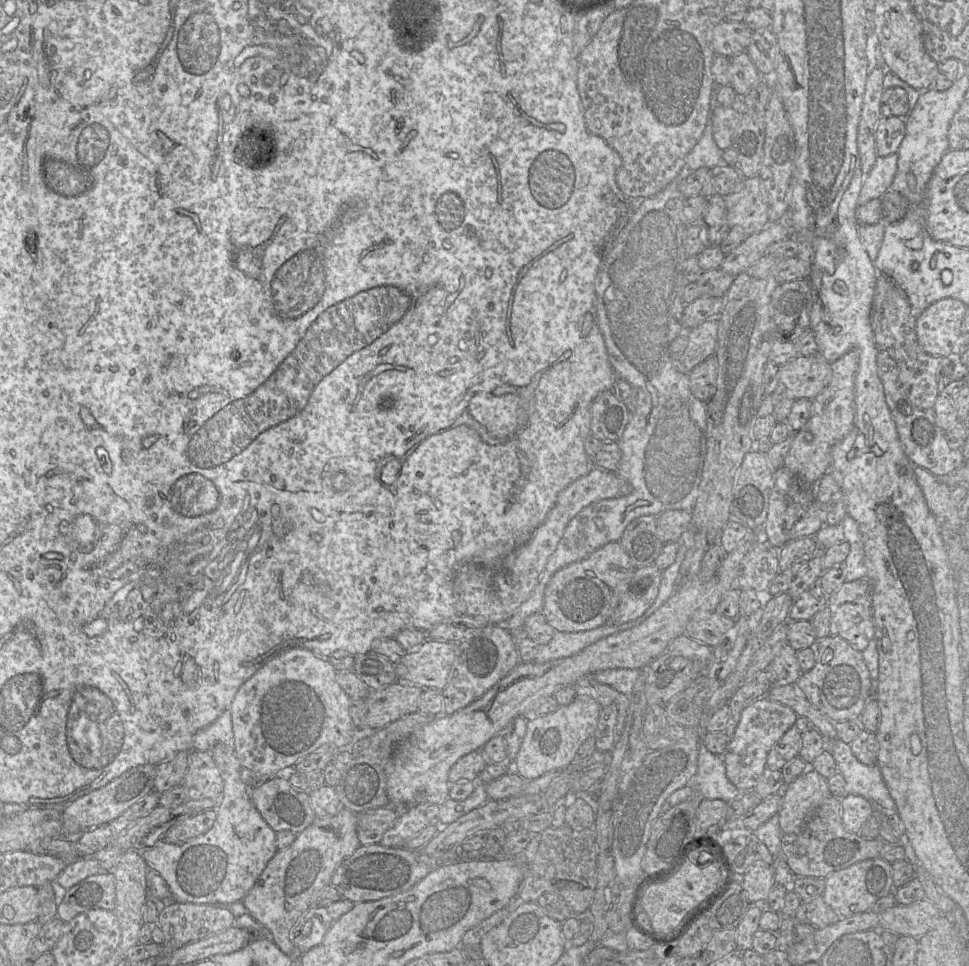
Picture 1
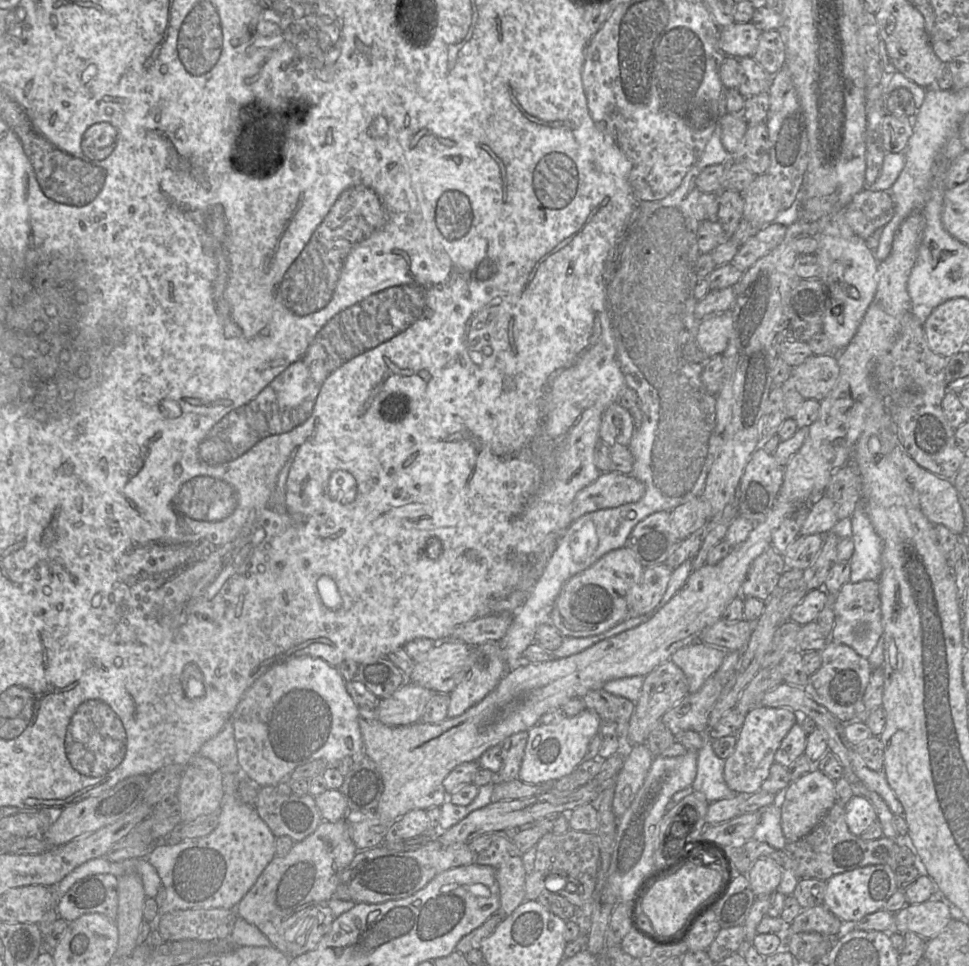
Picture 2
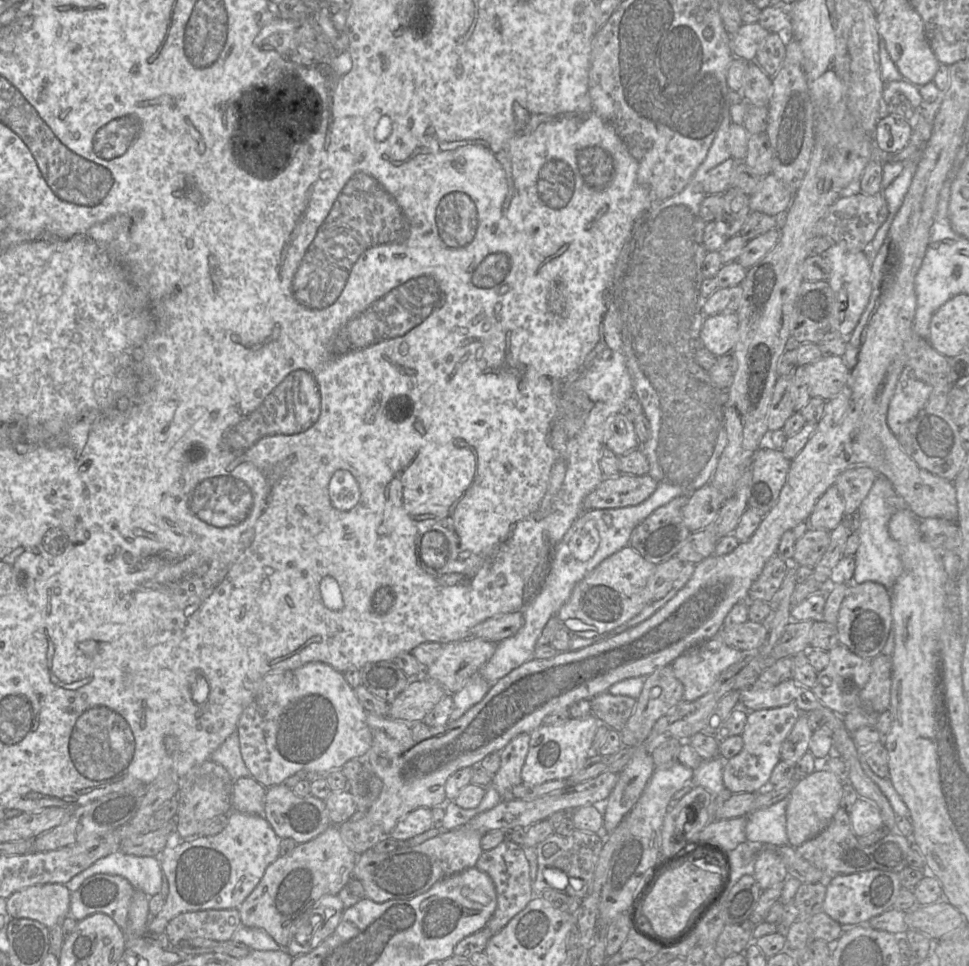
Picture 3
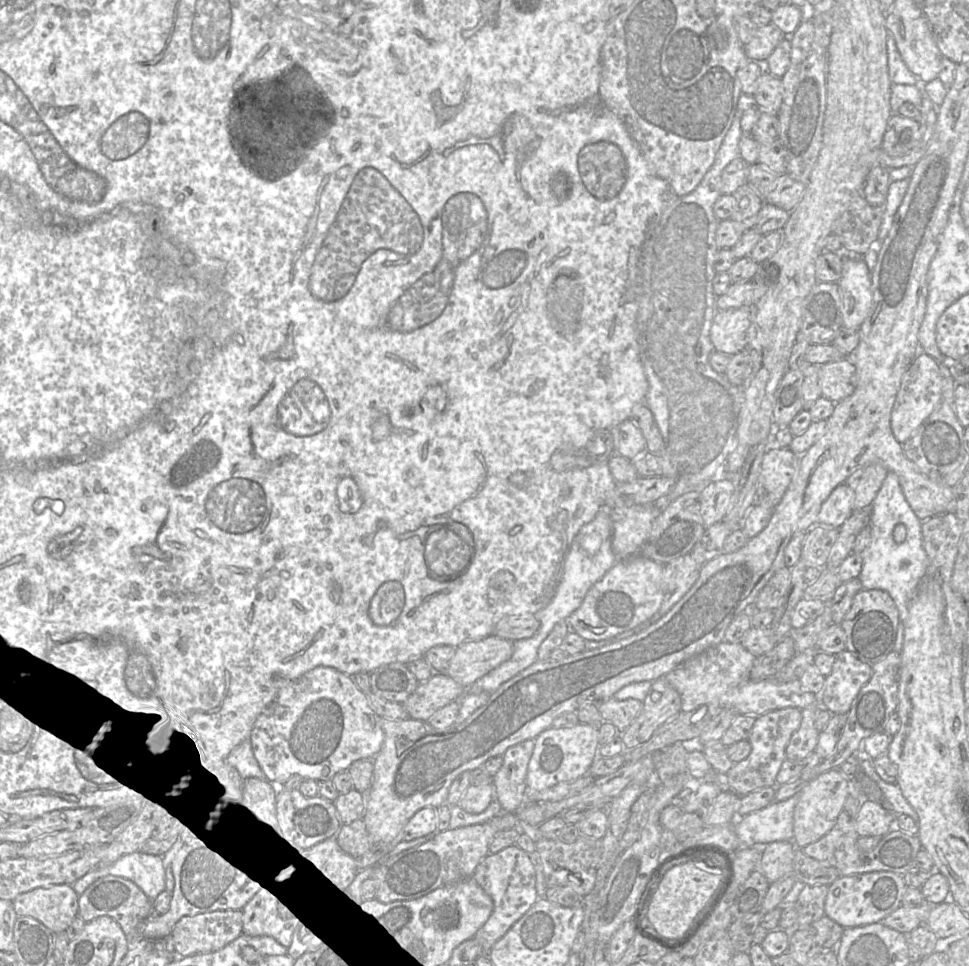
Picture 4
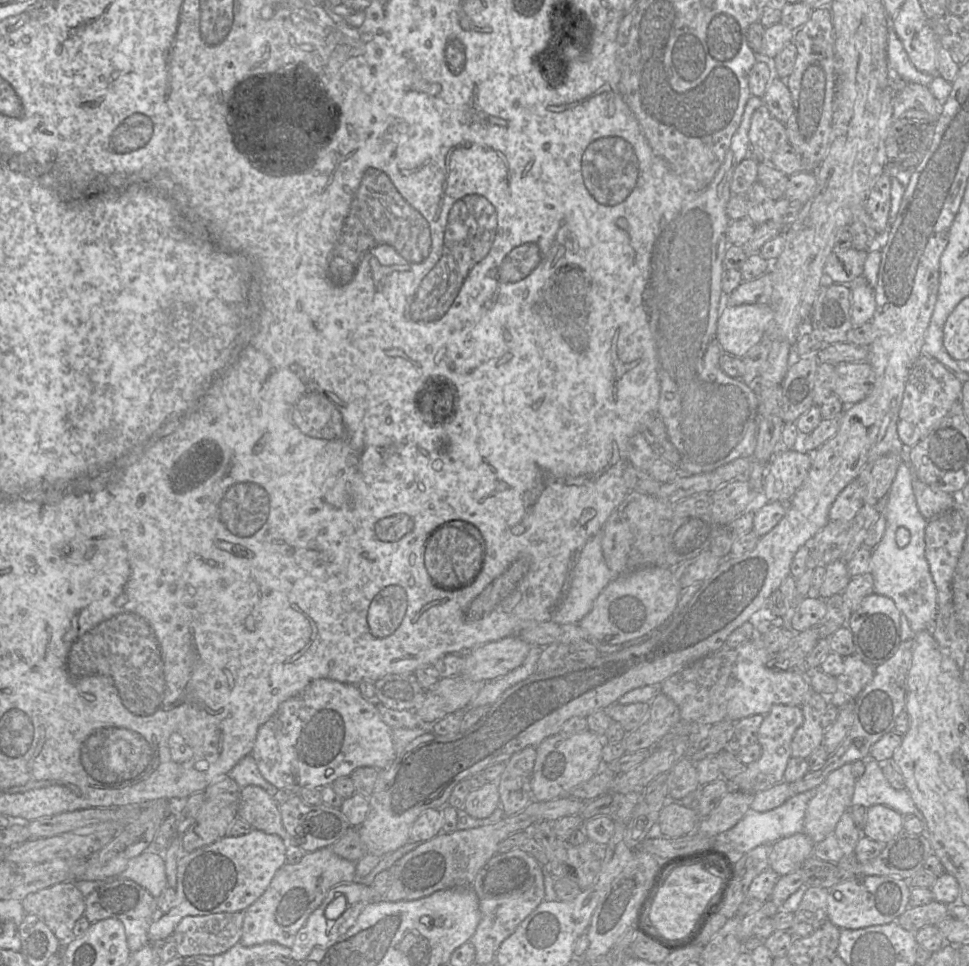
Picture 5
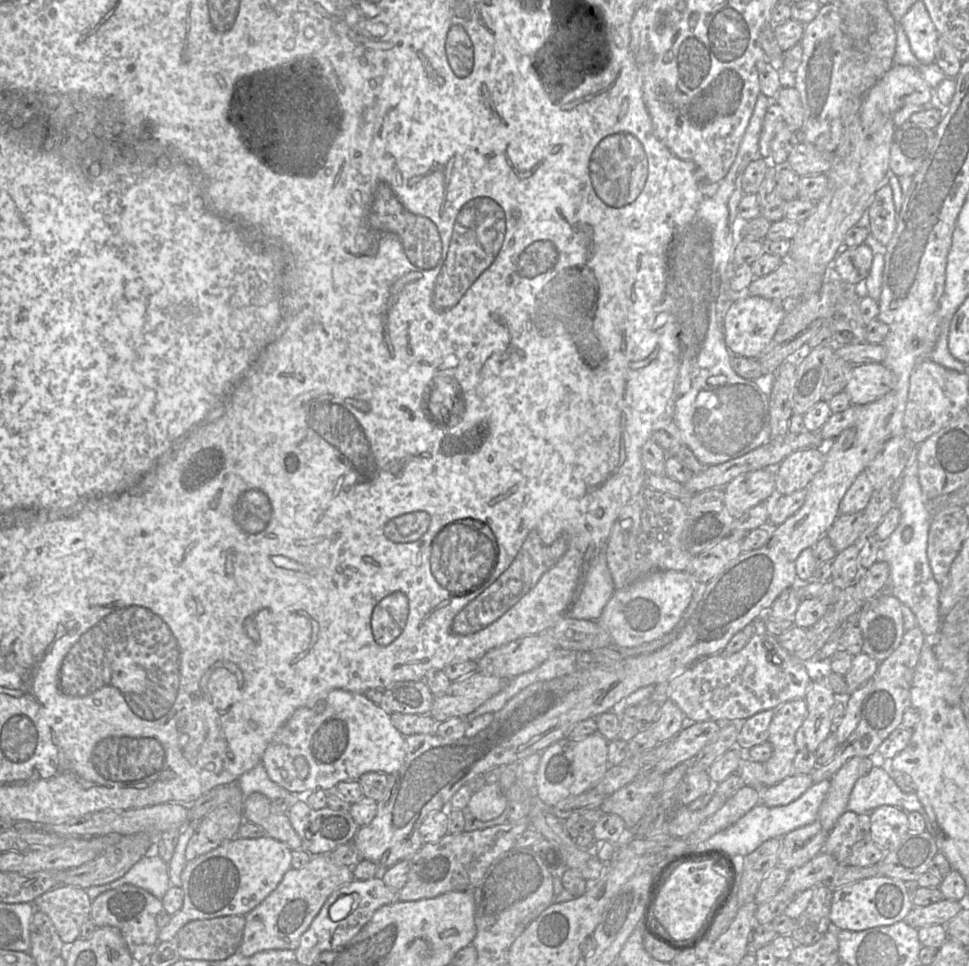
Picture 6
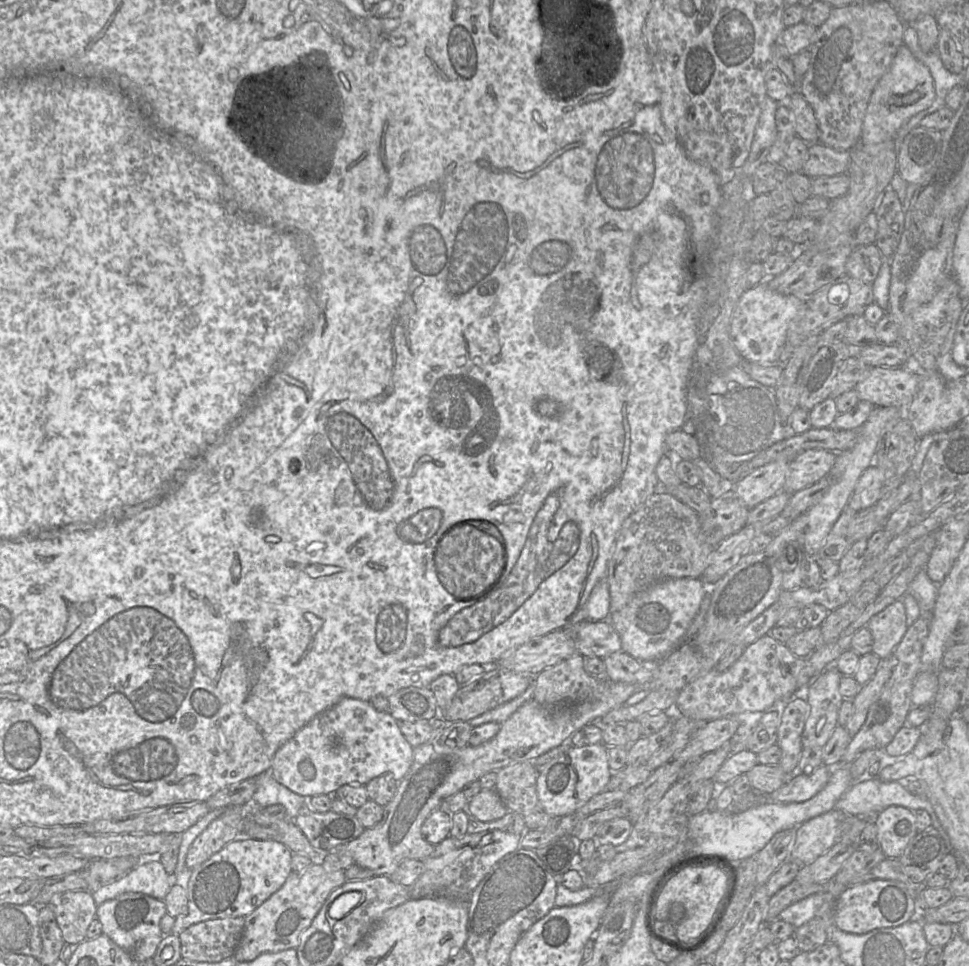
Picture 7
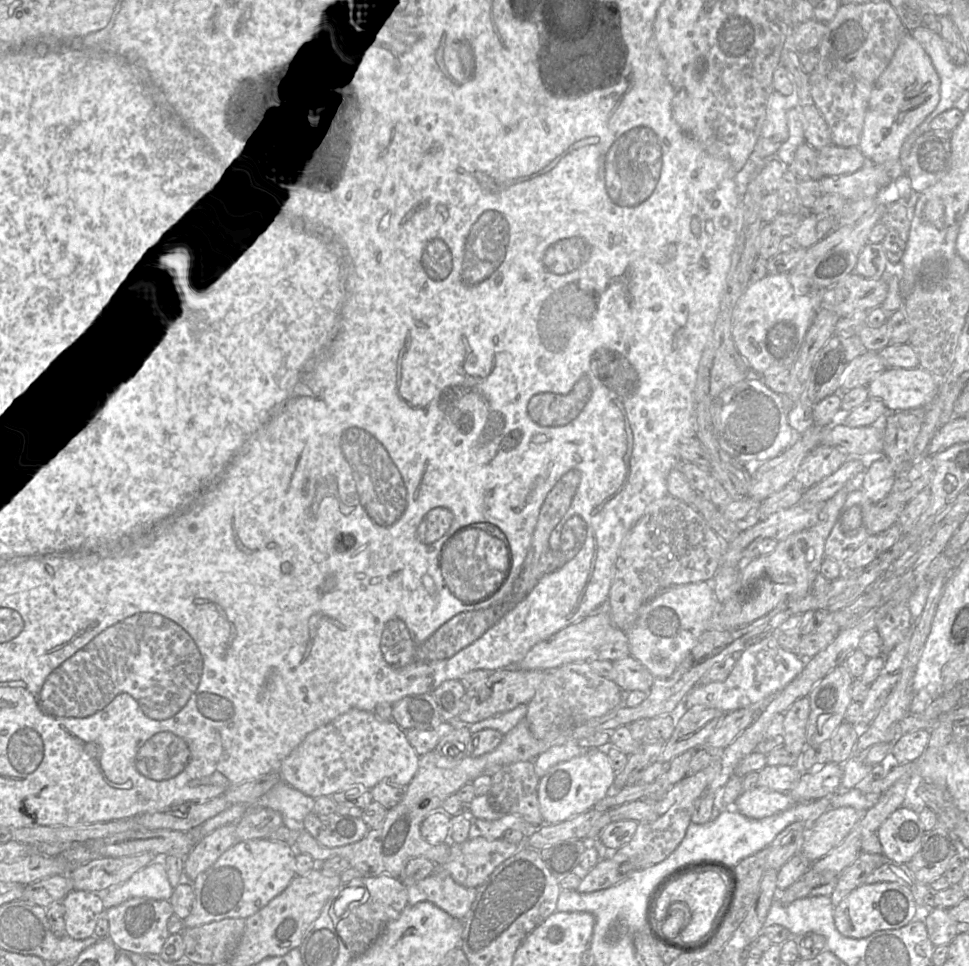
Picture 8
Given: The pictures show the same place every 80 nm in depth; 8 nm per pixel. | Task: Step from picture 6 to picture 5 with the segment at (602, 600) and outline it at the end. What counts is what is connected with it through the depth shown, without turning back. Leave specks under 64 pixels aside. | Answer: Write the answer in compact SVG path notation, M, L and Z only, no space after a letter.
M602 531L589 538L578 553L567 591L561 603L554 609L550 620L559 624L578 623L586 616L601 591L614 578L607 566L602 551Z

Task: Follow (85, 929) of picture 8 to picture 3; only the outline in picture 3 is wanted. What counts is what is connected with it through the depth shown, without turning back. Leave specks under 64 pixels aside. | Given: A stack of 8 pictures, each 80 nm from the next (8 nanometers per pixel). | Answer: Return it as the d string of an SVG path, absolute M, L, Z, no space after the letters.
M64 884L30 886L6 899L6 911L12 919L31 919L49 928L69 914L70 896Z

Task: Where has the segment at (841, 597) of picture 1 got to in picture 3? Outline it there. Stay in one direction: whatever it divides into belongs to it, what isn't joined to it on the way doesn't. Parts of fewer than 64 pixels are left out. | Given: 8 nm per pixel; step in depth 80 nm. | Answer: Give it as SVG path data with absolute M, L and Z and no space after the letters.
M873 581L850 584L848 593L841 603L836 623L840 645L871 661L881 654L889 638L891 626L890 590Z

